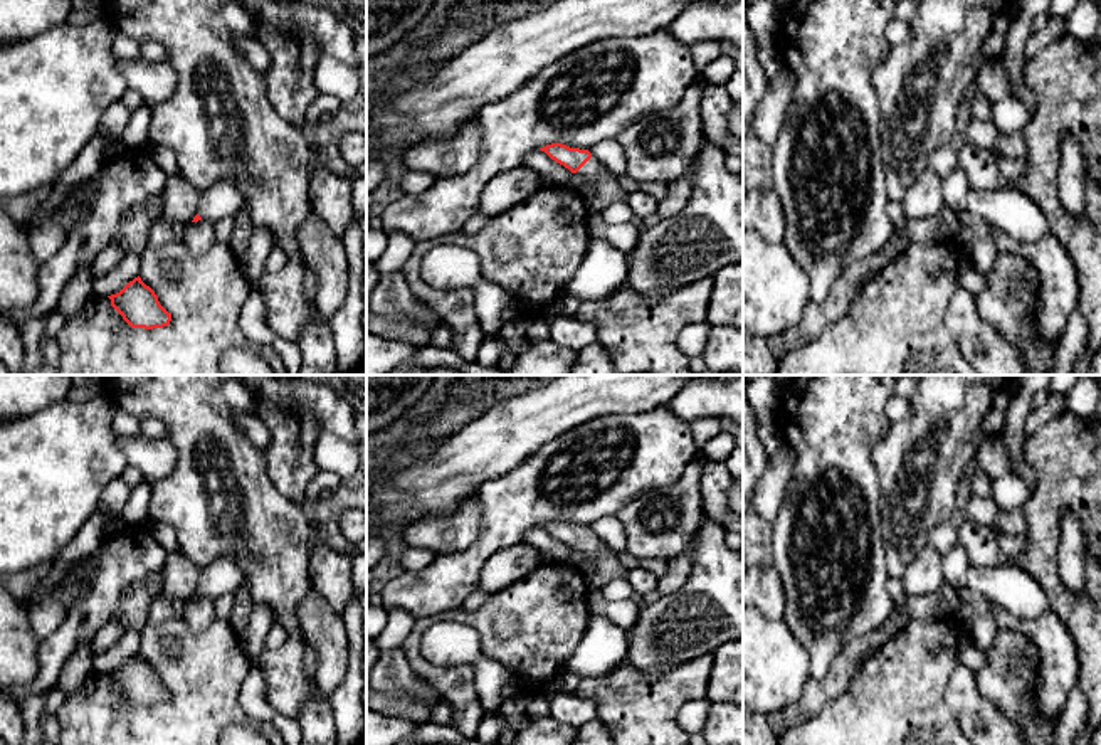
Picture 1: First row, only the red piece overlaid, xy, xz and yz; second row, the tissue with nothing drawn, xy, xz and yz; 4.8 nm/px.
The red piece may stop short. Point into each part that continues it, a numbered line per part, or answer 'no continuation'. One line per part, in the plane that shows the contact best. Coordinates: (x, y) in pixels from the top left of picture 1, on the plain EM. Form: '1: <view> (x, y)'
1: xz (585, 557)

